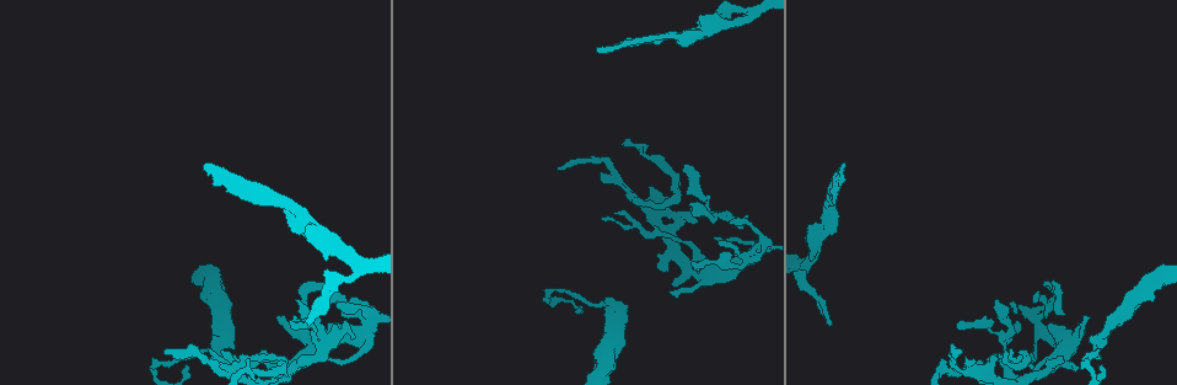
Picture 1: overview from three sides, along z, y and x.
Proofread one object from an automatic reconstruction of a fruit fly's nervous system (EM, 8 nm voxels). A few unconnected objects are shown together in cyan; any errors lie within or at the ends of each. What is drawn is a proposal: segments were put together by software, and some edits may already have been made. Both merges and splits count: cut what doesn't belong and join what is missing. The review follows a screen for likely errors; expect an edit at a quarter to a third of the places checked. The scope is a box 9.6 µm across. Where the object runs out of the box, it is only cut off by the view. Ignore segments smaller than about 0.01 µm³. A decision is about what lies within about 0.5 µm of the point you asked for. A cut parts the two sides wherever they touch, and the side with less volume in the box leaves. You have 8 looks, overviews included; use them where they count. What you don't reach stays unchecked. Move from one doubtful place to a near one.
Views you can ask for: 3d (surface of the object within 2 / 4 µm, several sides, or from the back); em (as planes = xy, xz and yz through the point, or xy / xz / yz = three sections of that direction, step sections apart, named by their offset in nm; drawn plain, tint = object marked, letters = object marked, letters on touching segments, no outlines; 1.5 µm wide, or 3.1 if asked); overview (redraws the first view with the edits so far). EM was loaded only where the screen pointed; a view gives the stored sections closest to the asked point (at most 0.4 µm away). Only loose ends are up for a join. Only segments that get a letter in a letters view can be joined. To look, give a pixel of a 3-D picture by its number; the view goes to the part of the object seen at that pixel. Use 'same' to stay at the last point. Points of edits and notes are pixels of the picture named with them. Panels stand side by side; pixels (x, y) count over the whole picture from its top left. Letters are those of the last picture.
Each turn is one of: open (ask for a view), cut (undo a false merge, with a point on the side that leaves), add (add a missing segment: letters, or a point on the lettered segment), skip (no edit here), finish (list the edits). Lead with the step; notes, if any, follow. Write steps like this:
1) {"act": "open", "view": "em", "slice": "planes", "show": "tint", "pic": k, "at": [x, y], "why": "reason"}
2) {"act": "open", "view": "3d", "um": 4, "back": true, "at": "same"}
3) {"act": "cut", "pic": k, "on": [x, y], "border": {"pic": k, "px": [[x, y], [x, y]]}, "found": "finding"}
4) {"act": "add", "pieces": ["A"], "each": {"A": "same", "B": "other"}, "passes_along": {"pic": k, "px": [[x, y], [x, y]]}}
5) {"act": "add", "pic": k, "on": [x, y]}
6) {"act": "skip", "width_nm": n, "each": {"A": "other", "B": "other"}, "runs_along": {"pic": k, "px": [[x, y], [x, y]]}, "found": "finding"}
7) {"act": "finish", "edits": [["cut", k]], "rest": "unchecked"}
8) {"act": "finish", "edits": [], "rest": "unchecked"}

{"act": "open", "view": "3d", "um": 2, "pic": 1, "at": [281, 318]}

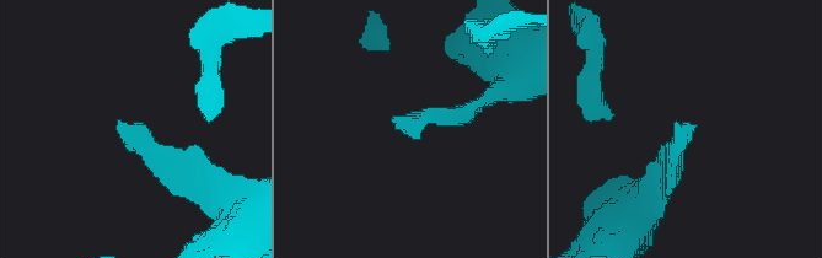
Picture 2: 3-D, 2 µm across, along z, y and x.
{"act": "open", "view": "em", "slice": "planes", "show": "letters", "pic": 2, "at": [126, 123]}

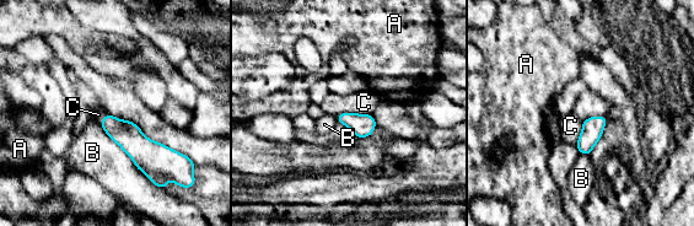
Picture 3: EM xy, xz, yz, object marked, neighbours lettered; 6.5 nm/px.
{"act": "skip", "each": {"A": "other", "B": "other", "C": "other"}, "border": {"pic": 3, "px": [[370, 113], [342, 112], [335, 116]]}, "found": "none of them fits"}

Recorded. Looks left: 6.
{"act": "open", "view": "em", "slice": "planes", "show": "letters", "pic": 1, "at": [748, 216], "why": "branch stops here"}

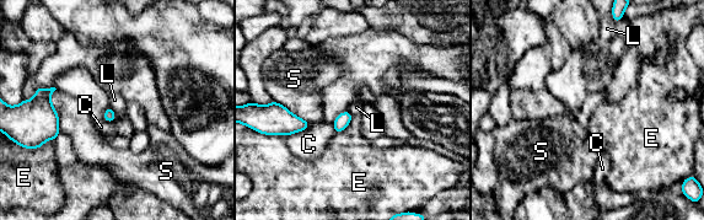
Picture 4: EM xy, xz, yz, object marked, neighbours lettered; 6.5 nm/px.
{"act": "skip", "longest_contact_nm": ["S", 280], "each": {"C": "other", "E": "other", "L": "other", "S": "other"}, "found": "no lettered segment goes on from it"}

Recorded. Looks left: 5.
{"act": "open", "view": "em", "slice": "planes", "show": "letters", "pic": 1, "at": [548, 296], "why": "sharp bend"}

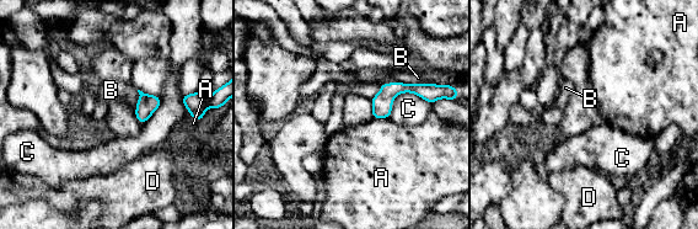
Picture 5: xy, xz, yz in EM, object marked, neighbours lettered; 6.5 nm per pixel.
{"act": "skip", "width_nm": 130, "each": {"A": "other", "B": "other", "C": "other", "D": "other"}, "border": {"pic": 5, "px": [[372, 117], [388, 118]]}, "found": "all the same neuron"}

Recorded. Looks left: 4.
{"act": "finish", "edits": [], "rest": "unchecked"}

